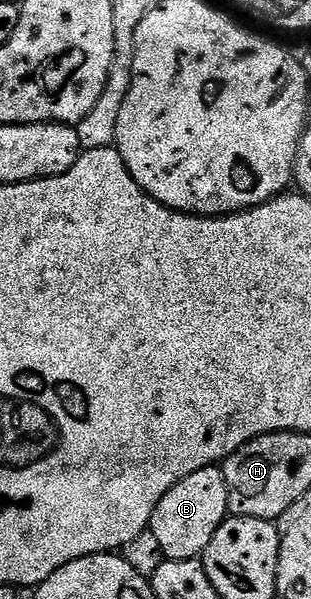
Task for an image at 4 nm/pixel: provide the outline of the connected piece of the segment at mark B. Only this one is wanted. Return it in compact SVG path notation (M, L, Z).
M214 465L199 469L191 473L191 477L183 477L183 481L171 485L163 501L155 505L148 531L155 541L159 541L166 559L201 559L207 545L211 545L211 537L215 537L219 525L225 523L228 515L225 473L220 466Z

